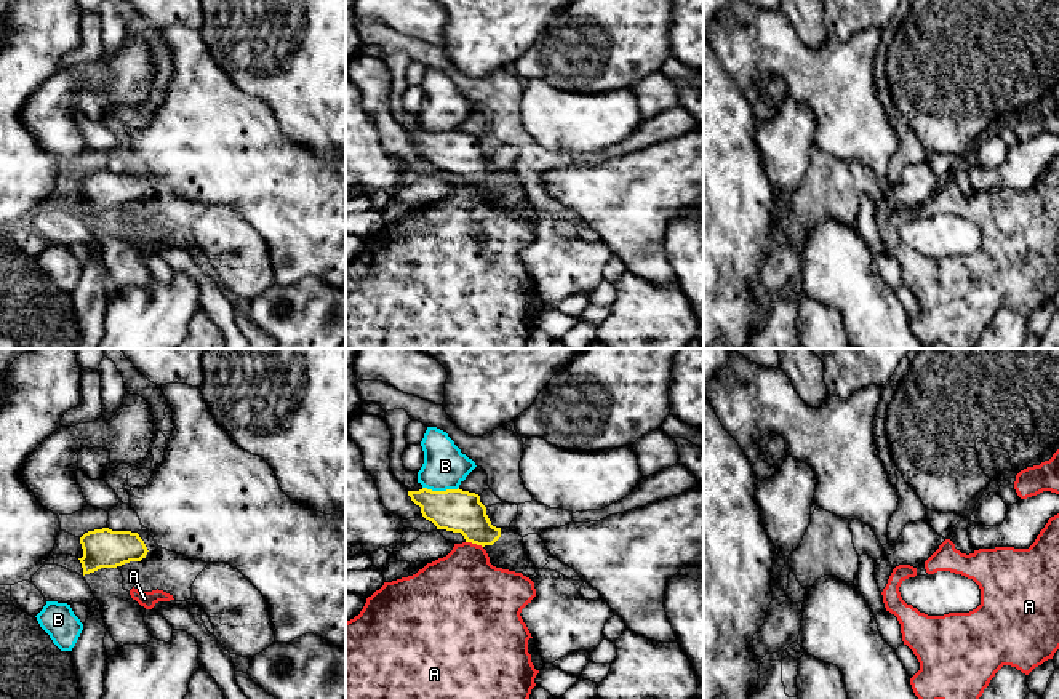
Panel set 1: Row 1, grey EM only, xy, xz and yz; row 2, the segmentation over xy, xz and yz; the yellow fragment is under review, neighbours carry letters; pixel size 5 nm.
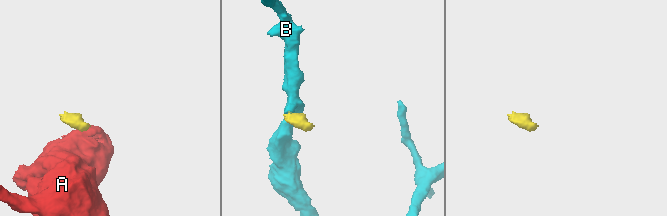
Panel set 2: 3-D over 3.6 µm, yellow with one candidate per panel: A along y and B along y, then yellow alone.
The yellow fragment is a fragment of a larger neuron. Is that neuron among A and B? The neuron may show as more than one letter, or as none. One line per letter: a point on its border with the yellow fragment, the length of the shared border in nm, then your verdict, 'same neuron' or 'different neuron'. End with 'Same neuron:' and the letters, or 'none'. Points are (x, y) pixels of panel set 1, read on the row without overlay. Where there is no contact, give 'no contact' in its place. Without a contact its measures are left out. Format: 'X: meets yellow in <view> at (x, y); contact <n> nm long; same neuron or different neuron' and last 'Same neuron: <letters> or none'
A: meets yellow in xz at (474, 184); contact 90 nm long; different neuron
B: meets yellow in xz at (440, 133); contact 180 nm long; different neuron
Same neuron: none

